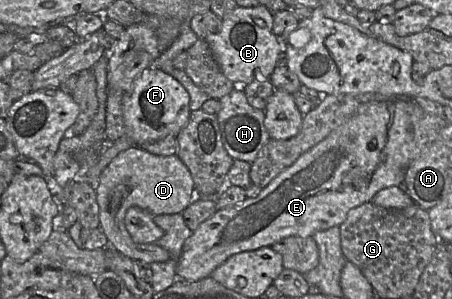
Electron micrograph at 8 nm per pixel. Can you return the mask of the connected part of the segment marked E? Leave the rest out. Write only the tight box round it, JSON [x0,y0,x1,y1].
[176,98,414,281]

